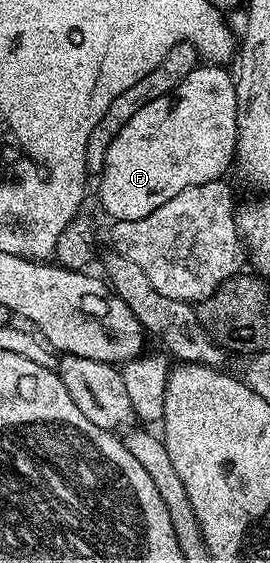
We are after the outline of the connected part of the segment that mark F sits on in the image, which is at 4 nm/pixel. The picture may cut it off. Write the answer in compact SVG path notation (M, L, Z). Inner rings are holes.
M199 66L192 69L188 78L184 78L184 82L180 82L180 86L176 86L168 94L140 106L140 110L136 110L136 114L132 114L132 118L128 118L128 122L124 122L124 126L120 126L120 134L116 134L116 138L112 138L112 146L108 146L108 154L104 158L104 166L100 173L102 181L98 184L98 196L102 199L102 208L110 215L111 221L148 218L148 214L152 214L152 210L156 210L156 206L164 206L164 202L168 202L168 198L176 198L176 194L180 194L180 190L184 190L188 186L200 186L204 182L220 180L227 175L225 172L232 168L236 160L238 127L236 126L234 76L231 73L226 73L222 68L225 67Z

